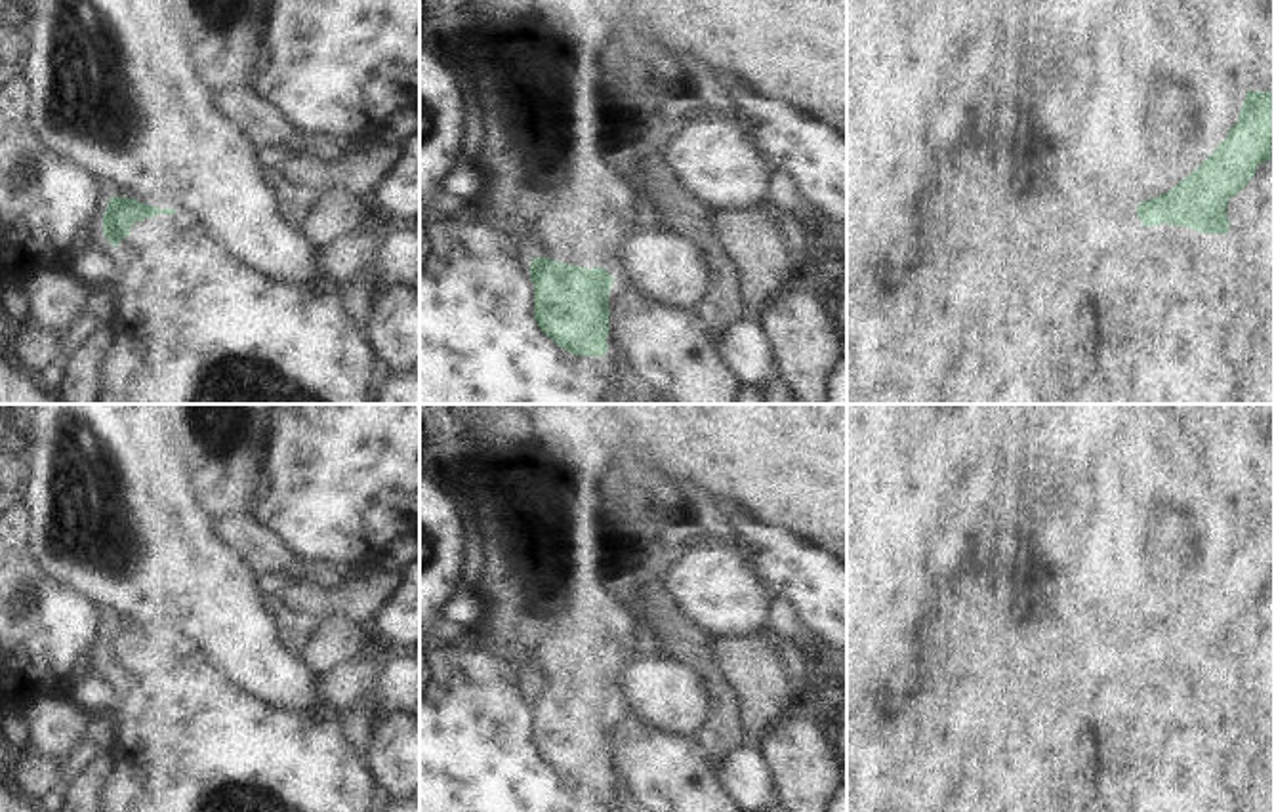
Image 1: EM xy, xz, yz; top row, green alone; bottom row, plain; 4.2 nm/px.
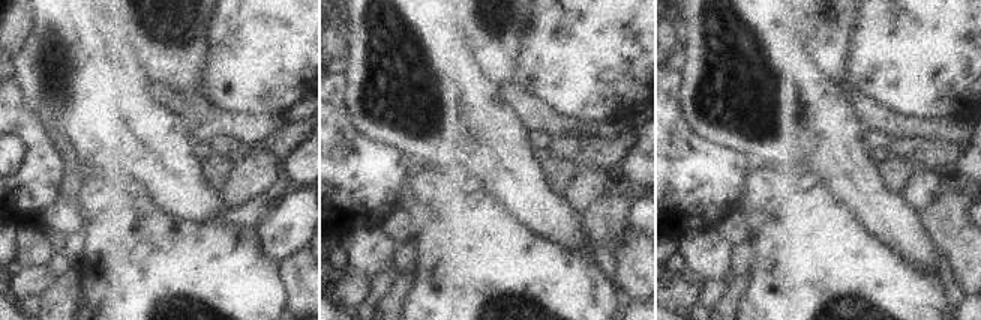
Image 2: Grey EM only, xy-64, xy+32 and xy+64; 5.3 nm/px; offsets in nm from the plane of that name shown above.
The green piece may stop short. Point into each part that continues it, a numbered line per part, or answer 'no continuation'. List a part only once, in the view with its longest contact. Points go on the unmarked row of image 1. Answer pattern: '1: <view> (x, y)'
1: xz (559, 662)

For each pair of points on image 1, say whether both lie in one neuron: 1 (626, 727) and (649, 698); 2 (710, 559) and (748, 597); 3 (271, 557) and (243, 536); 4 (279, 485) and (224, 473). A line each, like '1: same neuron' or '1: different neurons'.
1: different neurons
2: same neuron
3: same neuron
4: different neurons

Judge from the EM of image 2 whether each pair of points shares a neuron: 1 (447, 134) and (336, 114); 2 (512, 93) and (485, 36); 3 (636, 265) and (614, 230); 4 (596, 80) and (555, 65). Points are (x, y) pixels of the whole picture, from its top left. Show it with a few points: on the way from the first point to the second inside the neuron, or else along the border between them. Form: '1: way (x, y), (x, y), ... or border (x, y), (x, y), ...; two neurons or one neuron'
1: border (345, 83), (345, 107), (353, 125), (375, 141); two neurons
2: border (513, 81), (503, 86); two neurons
3: way (636, 256), (623, 239); one neuron
4: way (585, 69), (581, 65), (566, 65); one neuron

